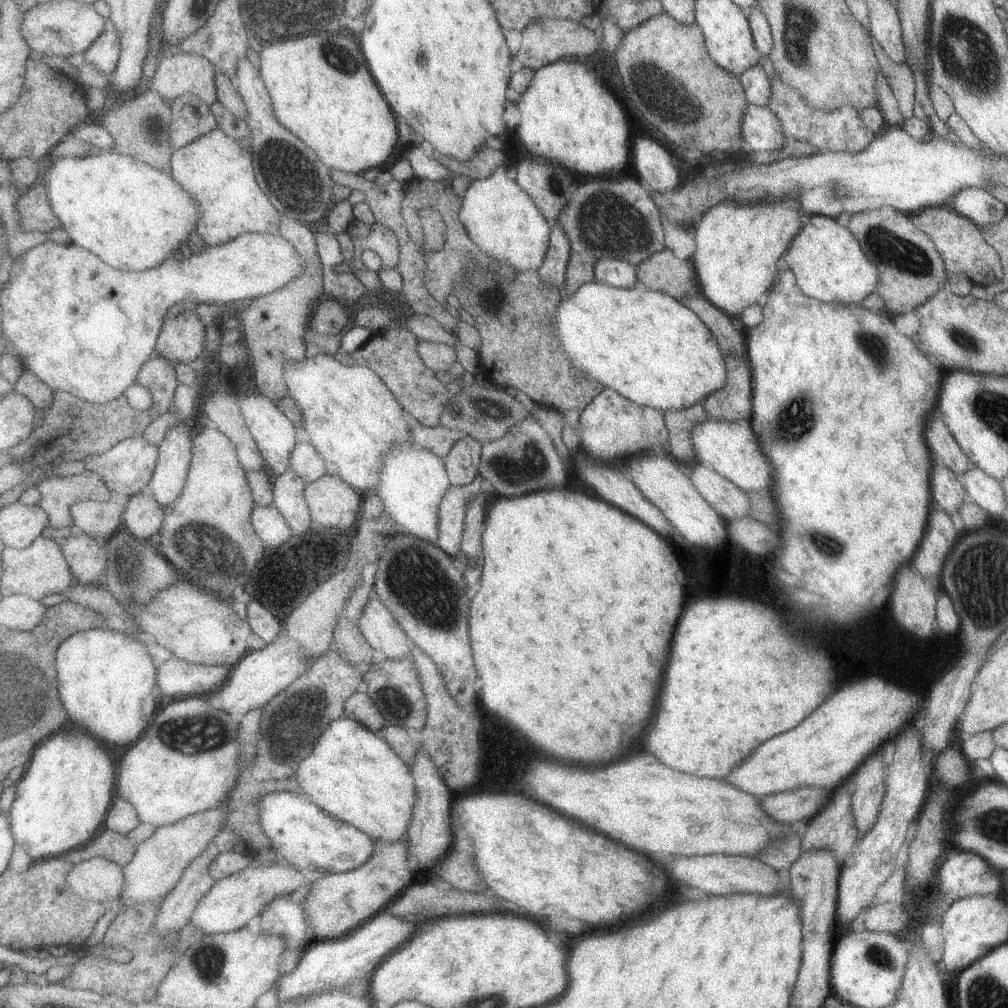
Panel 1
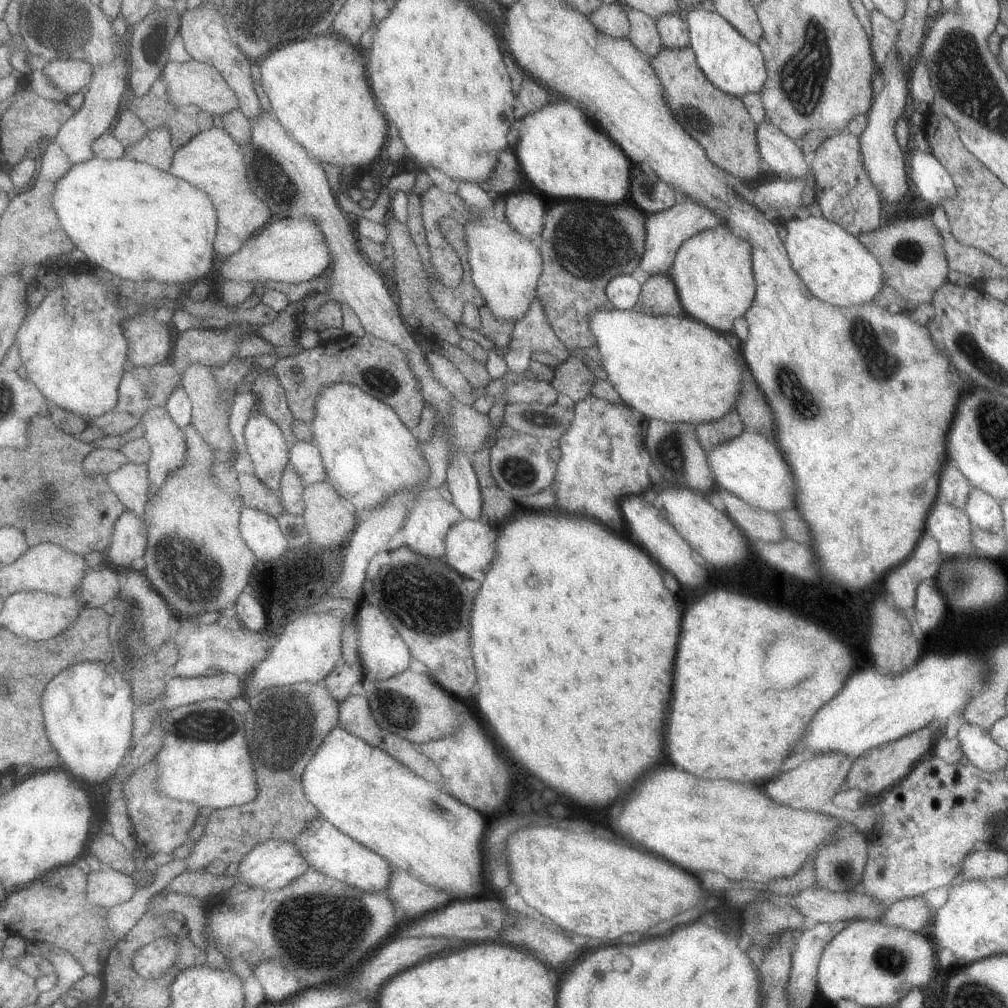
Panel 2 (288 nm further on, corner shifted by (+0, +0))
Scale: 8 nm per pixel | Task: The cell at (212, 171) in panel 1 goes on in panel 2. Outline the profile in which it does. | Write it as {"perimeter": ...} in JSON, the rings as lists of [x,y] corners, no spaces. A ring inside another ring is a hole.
{"perimeter":[[[211,128],[207,132],[201,132],[187,146],[181,146],[175,154],[171,174],[199,186],[209,196],[213,196],[213,202],[219,212],[219,236],[215,248],[217,254],[221,254],[225,260],[239,254],[245,242],[249,242],[255,234],[263,232],[263,228],[275,214],[273,208],[265,200],[261,200],[259,194],[255,194],[253,184],[249,180],[249,164],[245,160],[245,150],[225,128]]]}

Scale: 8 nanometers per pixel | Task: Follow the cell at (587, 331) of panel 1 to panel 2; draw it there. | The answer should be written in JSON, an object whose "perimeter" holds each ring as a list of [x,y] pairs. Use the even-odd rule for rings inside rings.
{"perimeter":[[[603,310],[591,316],[593,334],[599,340],[601,364],[607,370],[607,380],[615,384],[627,406],[637,408],[649,420],[661,420],[667,424],[709,424],[721,420],[725,414],[737,408],[737,400],[743,394],[743,368],[741,354],[733,350],[725,336],[707,324],[689,316],[649,316],[643,312]]]}

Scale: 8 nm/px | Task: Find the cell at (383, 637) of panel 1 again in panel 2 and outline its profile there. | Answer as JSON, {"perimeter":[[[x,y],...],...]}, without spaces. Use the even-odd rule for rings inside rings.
{"perimeter":[[[361,604],[357,610],[357,624],[361,630],[361,644],[359,644],[359,652],[361,652],[361,660],[363,666],[367,670],[367,678],[369,680],[389,680],[401,672],[407,672],[413,658],[413,652],[409,650],[409,646],[405,644],[405,640],[401,638],[401,634],[393,628],[393,622],[389,622],[389,618],[383,614],[381,606],[375,604]]]}

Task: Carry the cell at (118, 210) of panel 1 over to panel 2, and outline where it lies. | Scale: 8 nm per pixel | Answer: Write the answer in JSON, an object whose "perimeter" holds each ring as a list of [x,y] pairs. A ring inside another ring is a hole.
{"perimeter":[[[103,134],[93,142],[95,160],[77,164],[65,178],[59,180],[55,192],[55,208],[65,224],[69,236],[77,242],[77,248],[89,258],[89,264],[101,266],[121,280],[131,282],[161,282],[191,286],[205,280],[215,266],[217,236],[219,236],[219,212],[209,196],[199,186],[177,178],[171,172],[145,162],[131,160],[127,148],[115,138],[115,134]]]}

